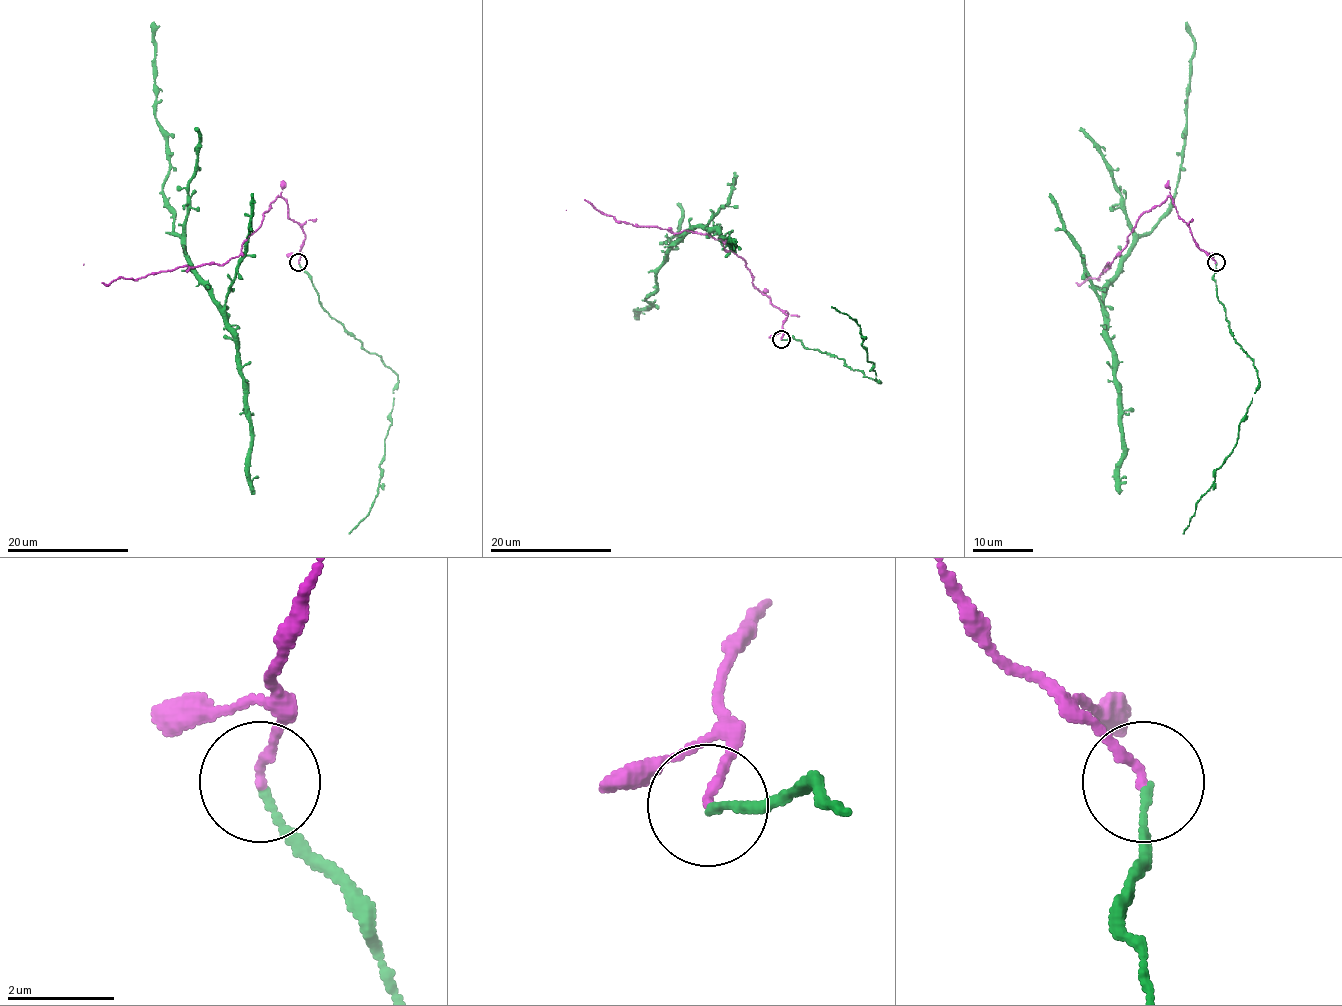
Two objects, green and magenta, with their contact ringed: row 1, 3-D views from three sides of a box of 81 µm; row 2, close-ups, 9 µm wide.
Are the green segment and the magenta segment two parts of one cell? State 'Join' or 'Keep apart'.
Join

